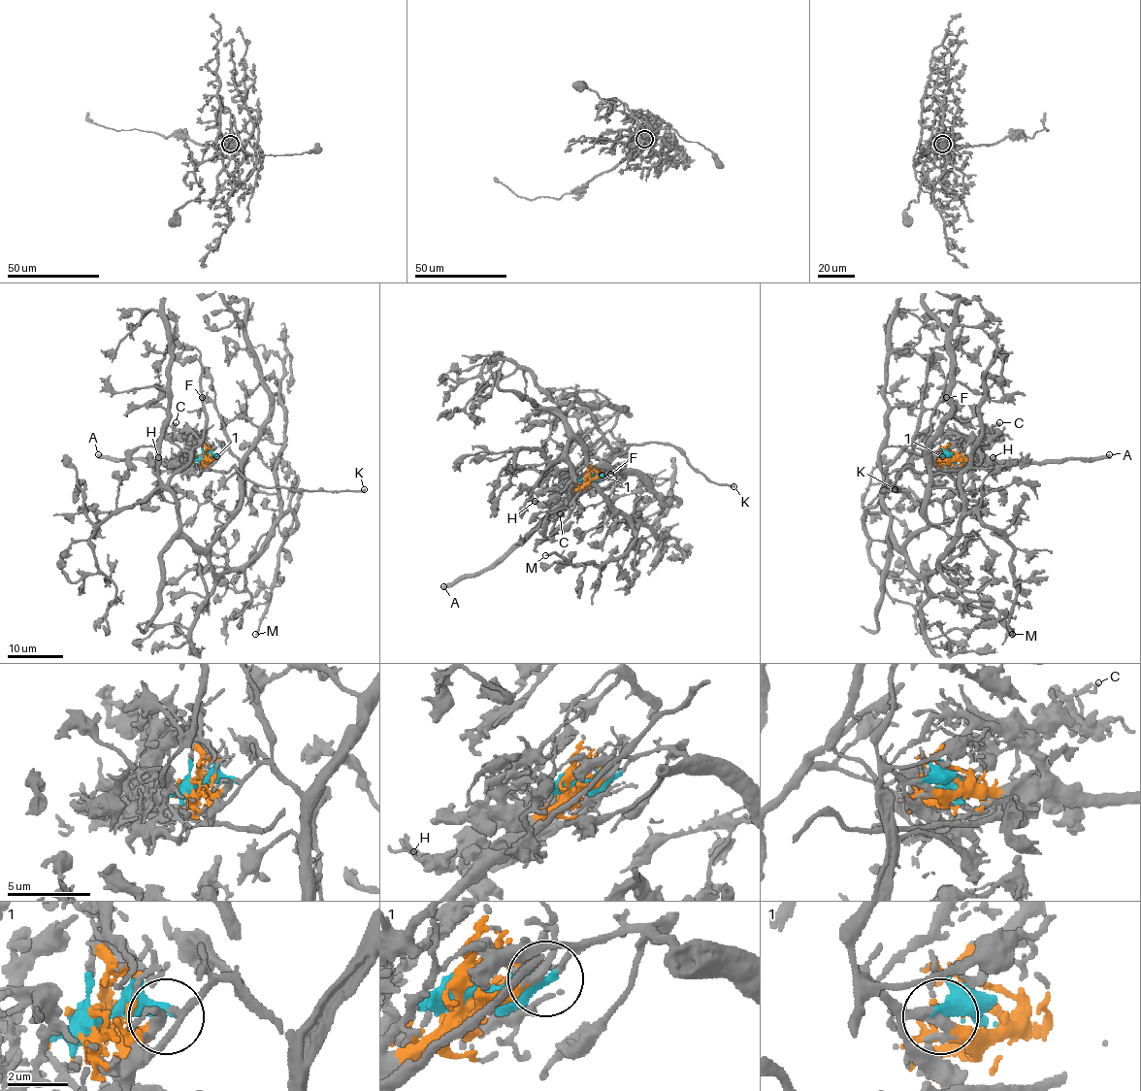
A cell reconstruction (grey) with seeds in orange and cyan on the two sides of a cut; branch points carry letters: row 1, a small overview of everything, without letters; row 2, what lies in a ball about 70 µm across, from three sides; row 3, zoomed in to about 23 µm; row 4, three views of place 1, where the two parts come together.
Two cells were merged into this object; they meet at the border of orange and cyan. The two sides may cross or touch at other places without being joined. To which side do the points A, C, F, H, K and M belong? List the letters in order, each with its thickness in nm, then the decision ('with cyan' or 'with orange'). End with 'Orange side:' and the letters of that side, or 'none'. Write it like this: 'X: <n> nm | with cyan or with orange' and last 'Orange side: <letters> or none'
A: 480 nm | with orange
C: 220 nm | with orange
F: 340 nm | with cyan
H: 260 nm | with orange
K: 320 nm | with orange
M: 240 nm | with cyan
Orange side: A, C, H, K

